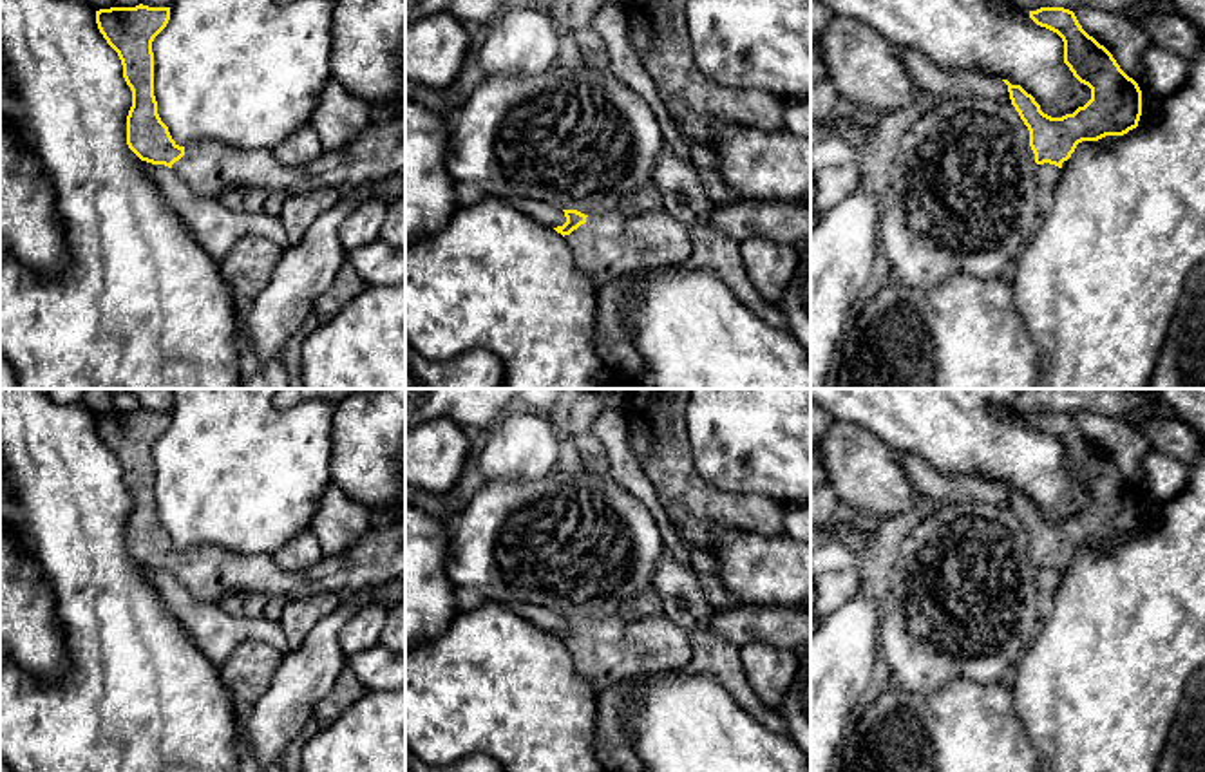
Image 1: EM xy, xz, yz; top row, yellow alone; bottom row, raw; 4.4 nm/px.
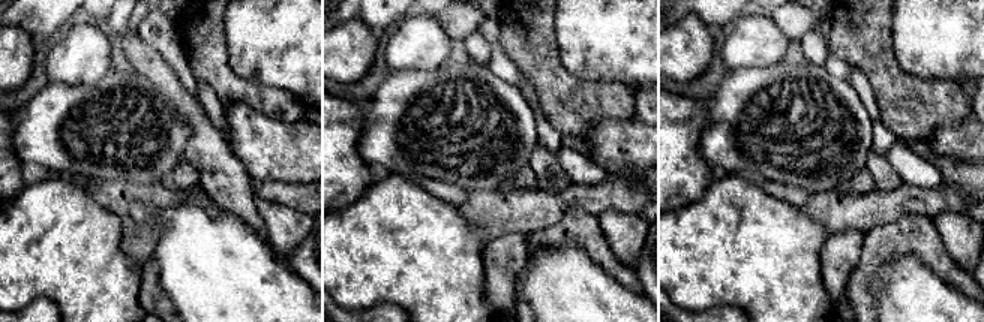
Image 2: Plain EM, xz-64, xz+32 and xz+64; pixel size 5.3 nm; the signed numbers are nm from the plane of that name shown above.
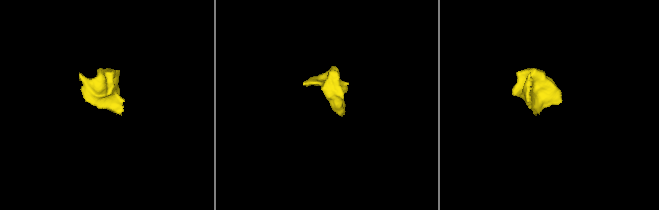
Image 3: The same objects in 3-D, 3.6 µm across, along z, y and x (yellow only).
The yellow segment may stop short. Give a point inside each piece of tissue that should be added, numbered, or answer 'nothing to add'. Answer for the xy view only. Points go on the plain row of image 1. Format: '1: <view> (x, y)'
1: xy (379, 557)

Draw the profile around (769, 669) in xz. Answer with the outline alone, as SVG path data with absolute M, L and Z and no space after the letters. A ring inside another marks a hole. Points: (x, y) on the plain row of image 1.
M747 642L740 647L740 658L756 696L771 709L780 711L798 671L798 654L792 649Z

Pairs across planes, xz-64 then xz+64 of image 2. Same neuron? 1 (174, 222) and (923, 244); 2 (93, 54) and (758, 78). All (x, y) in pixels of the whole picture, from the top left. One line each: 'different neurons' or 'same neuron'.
1: different neurons
2: different neurons

